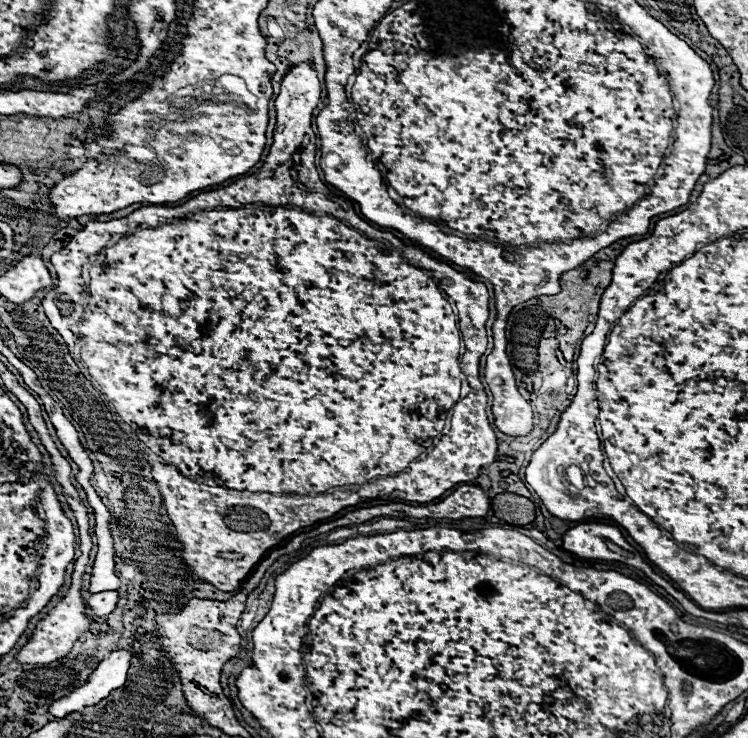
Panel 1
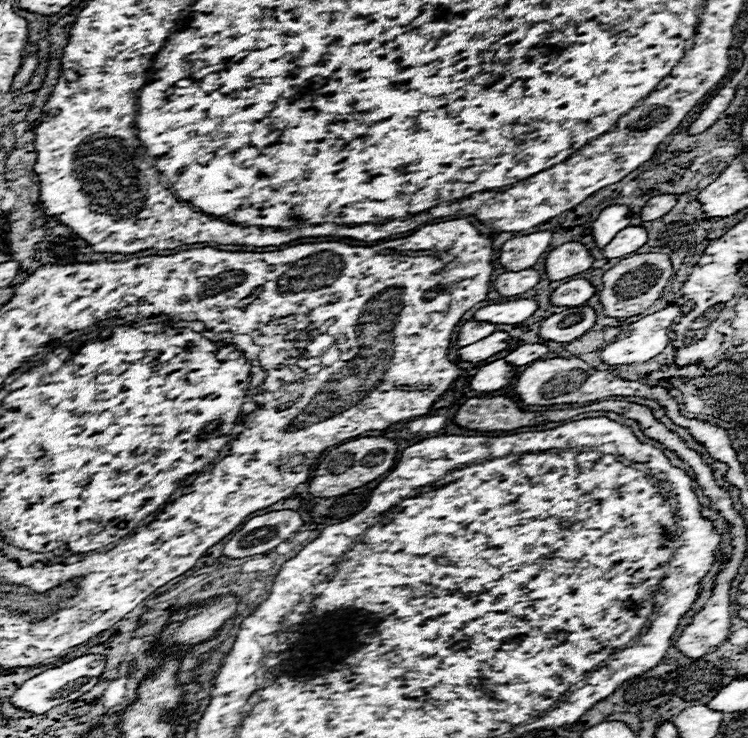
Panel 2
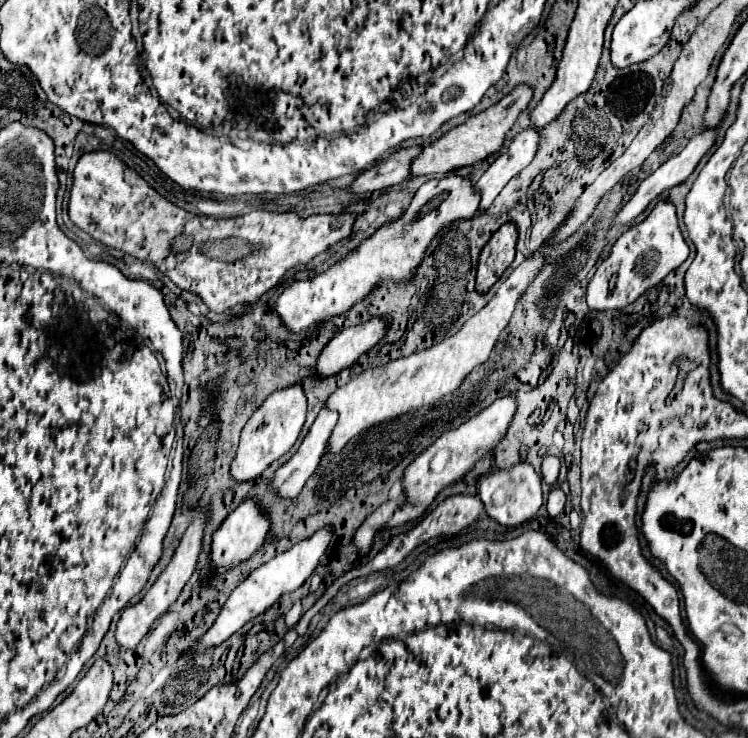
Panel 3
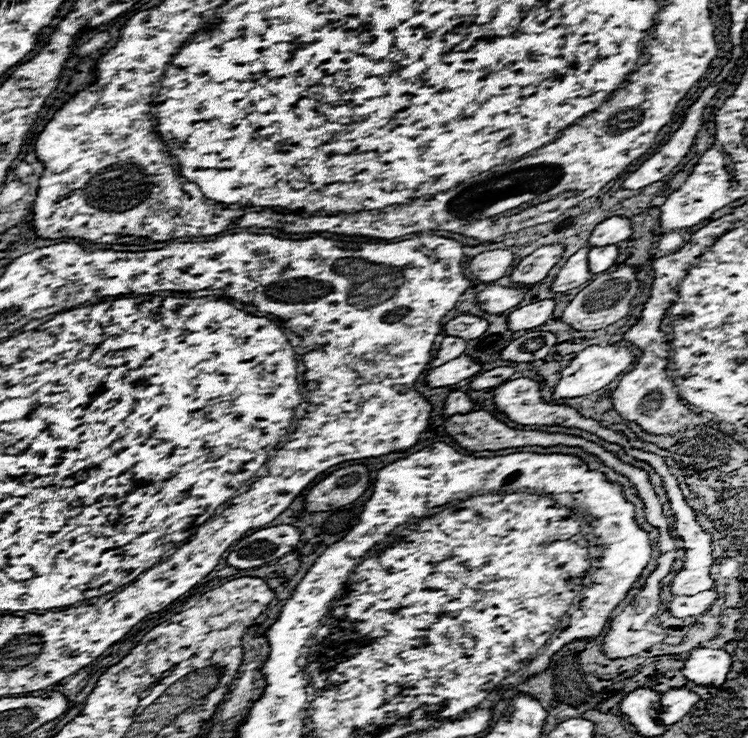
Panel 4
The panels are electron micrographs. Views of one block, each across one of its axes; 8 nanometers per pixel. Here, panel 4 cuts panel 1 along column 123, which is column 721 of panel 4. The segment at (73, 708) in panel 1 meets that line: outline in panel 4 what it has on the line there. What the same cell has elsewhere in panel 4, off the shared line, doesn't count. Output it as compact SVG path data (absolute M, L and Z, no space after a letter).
M696 648L684 664L682 672L688 676L688 680L700 686L722 686L728 678L730 666L732 656L728 652L714 648Z

